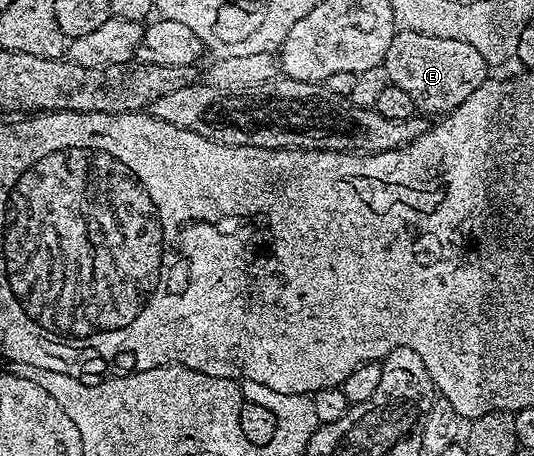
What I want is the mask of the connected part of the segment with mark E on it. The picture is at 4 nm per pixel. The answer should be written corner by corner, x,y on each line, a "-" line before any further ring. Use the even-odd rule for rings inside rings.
404,28
396,31
383,65
389,85
407,92
414,111
425,116
444,116
459,108
459,104
463,104
463,100
467,100
467,96
471,96
471,92
484,84
491,74
483,56
479,56
479,52
463,40
431,36

